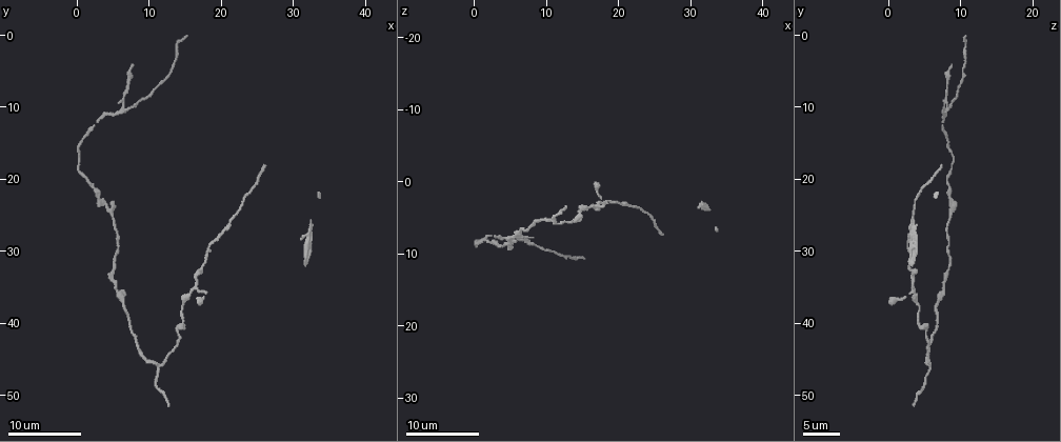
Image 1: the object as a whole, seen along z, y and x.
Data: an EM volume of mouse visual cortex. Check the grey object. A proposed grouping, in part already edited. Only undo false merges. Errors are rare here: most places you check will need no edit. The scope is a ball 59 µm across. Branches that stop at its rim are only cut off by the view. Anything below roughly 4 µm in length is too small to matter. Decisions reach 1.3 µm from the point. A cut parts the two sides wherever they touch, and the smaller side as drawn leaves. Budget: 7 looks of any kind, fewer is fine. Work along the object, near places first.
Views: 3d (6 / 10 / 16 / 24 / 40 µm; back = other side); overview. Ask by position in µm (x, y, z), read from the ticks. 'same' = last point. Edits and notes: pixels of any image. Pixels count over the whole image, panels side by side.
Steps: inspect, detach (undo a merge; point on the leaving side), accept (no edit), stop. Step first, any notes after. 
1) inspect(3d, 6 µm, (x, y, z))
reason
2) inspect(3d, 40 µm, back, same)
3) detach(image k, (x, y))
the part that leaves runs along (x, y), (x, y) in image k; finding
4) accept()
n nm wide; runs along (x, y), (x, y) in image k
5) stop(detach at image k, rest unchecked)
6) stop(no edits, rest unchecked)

inspect(3d, 10 µm, (15.0, 39.5, 4.0))
thick turns thin

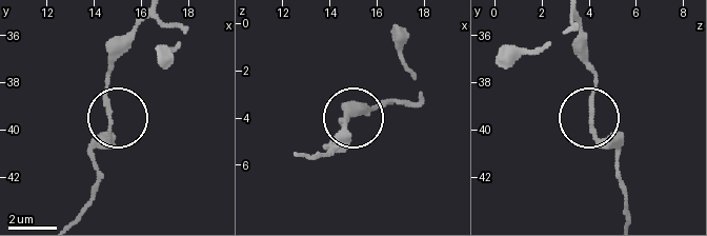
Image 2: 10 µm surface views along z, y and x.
inspect(3d, 6 µm, (14.7, 39.4, 4.1))
closer look

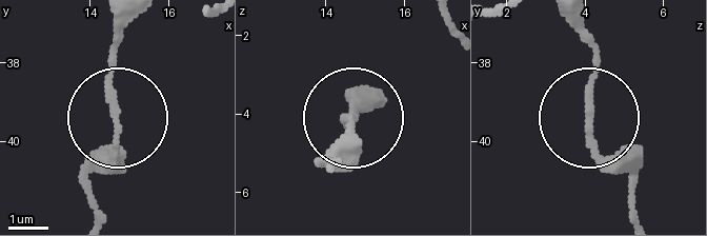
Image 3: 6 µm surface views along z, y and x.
accept()
170 nm wide; runs along (635, 214), (625, 174), (588, 123), (599, 53), (582, 23) in image 3; one neuron here

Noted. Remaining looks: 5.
inspect(3d, 10 µm, (16.0, 35.0, 3.5))
small branch off a trunk

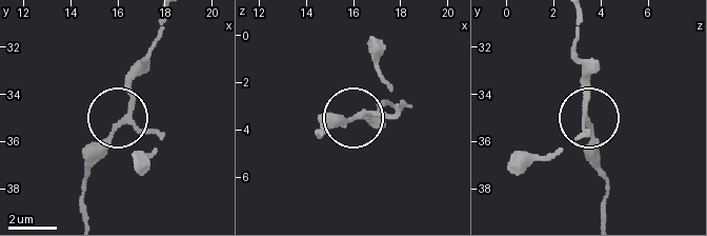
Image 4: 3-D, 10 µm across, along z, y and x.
accept()
3 arms; all the same neuron

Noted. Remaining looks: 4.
inspect(3d, 10 µm, (21.5, 25.0, 3.0))
calibre changes

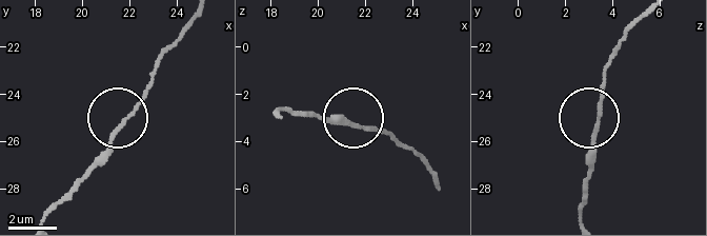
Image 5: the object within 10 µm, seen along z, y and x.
accept()
runs along (274, 111), (284, 107), (390, 132) in image 5; continuous, no second neuron

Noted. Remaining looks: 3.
inspect(3d, 10 µm, (11.5, 46.5, 5.5))
three arms meet

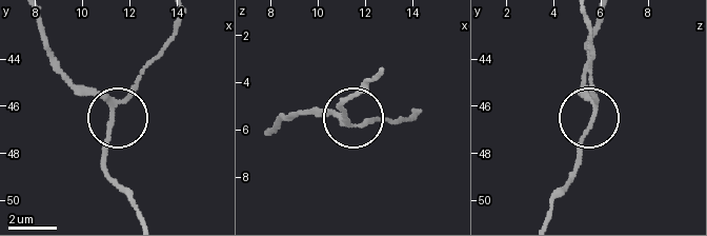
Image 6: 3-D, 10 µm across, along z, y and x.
accept()
170 nm wide; all the same neuron

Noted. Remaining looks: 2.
stop(no edits, rest unchecked)

